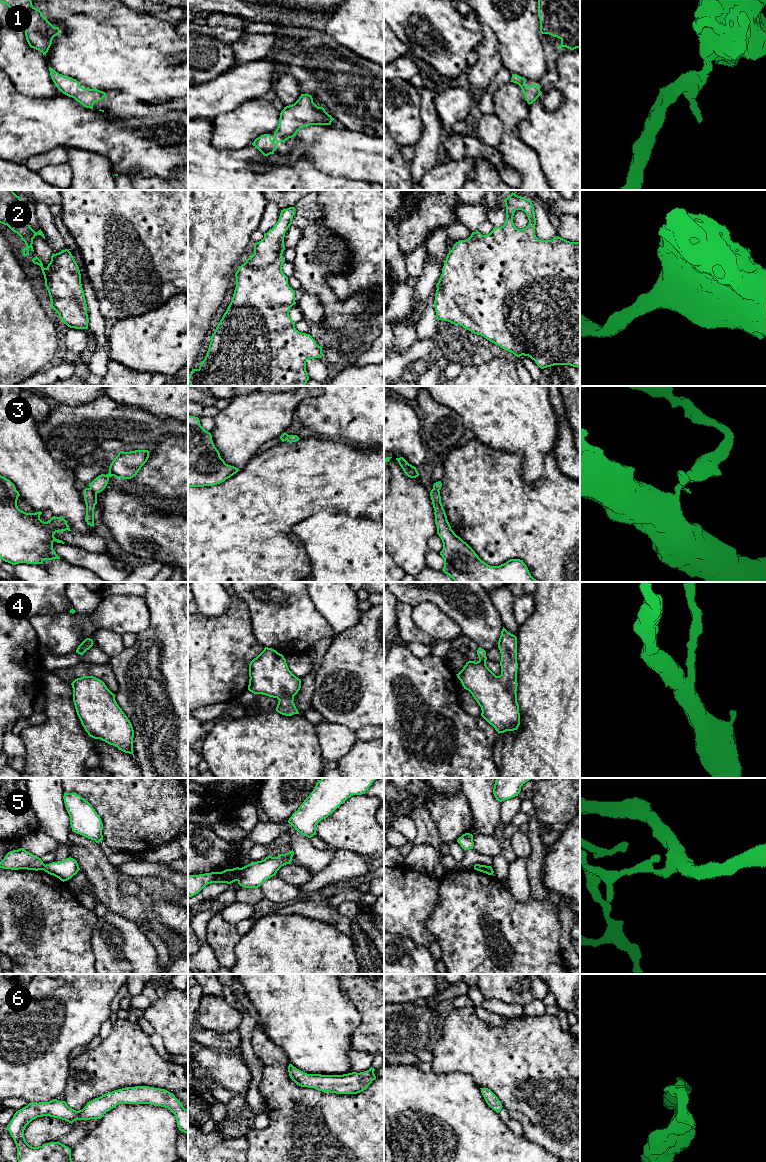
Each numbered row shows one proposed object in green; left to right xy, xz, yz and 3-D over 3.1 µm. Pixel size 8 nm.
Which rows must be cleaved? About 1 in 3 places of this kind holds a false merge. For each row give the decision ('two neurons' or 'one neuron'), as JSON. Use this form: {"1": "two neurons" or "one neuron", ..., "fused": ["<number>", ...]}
{"1": "one neuron", "2": "one neuron", "3": "two neurons", "4": "one neuron", "5": "two neurons", "6": "one neuron", "fused": ["3", "5"]}

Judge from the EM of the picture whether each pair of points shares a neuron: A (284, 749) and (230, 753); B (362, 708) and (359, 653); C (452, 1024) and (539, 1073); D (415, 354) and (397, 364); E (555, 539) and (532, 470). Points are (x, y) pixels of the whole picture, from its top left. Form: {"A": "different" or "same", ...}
{"A": "same", "B": "same", "C": "same", "D": "same", "E": "different"}

